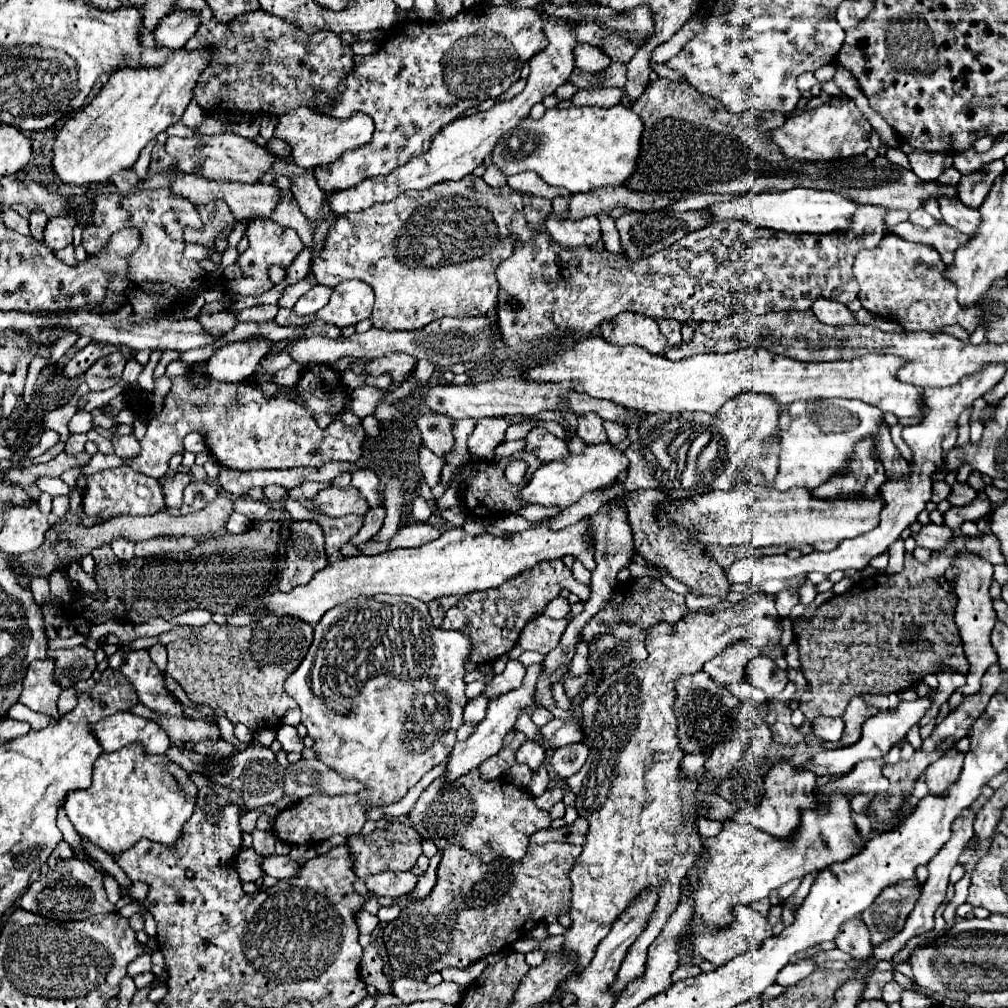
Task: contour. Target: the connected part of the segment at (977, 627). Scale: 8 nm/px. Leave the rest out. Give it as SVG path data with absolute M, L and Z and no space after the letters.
M963 551L959 555L959 559L955 559L953 563L959 569L959 577L957 577L957 587L955 587L955 595L957 595L957 607L955 607L955 623L959 627L961 639L963 639L963 649L969 661L969 671L967 671L967 683L959 689L955 689L955 693L947 699L949 707L957 707L961 703L963 697L979 691L981 687L981 677L987 671L989 665L997 663L997 653L991 645L991 631L995 627L997 621L997 613L993 609L993 599L989 595L989 587L991 587L991 577L993 577L993 565L983 561L981 557Z

